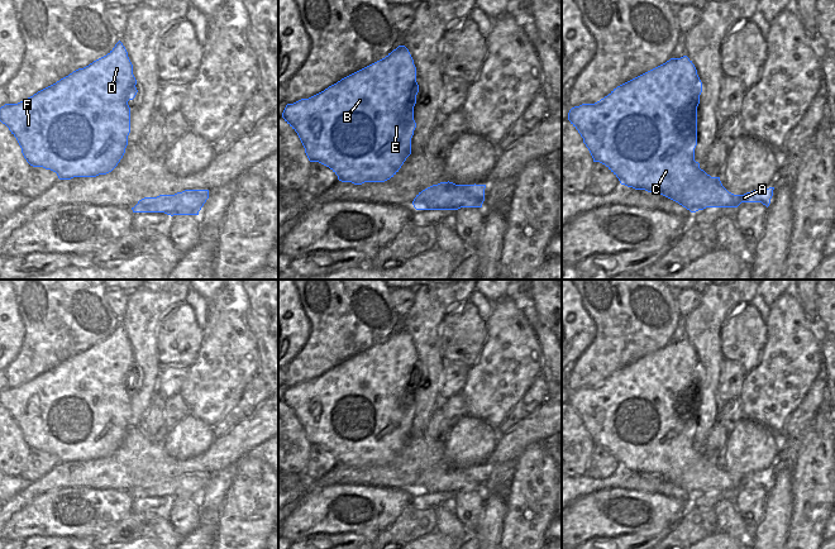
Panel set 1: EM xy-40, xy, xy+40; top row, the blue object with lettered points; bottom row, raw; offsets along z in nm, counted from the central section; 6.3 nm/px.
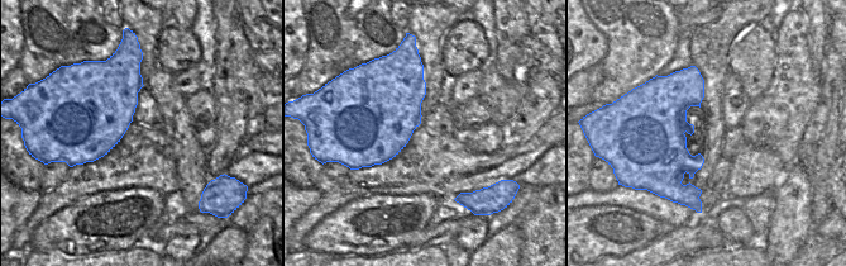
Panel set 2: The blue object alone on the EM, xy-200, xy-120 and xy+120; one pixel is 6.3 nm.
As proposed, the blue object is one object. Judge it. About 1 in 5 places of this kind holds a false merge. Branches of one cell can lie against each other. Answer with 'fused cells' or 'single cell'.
single cell

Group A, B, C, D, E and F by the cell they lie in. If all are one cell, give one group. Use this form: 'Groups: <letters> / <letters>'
Groups: A B C D E F

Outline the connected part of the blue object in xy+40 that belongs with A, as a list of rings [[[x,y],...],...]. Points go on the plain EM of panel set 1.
[[[683,339],[617,369],[595,387],[574,390],[568,404],[583,421],[593,445],[605,448],[621,468],[658,476],[691,496],[706,491],[738,491],[741,486],[770,487],[774,471],[744,478],[729,476],[695,444],[697,390],[702,366],[692,344]]]

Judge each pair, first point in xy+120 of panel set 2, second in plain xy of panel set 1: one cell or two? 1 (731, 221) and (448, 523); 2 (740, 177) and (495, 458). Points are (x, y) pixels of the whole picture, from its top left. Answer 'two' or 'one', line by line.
1: one
2: two

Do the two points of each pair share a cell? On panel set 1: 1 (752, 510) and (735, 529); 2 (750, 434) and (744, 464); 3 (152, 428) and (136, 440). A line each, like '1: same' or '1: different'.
1: different
2: same
3: different

